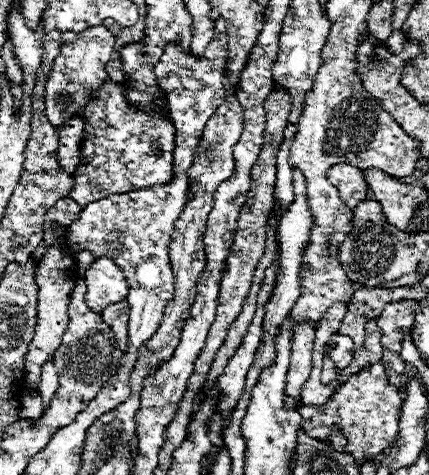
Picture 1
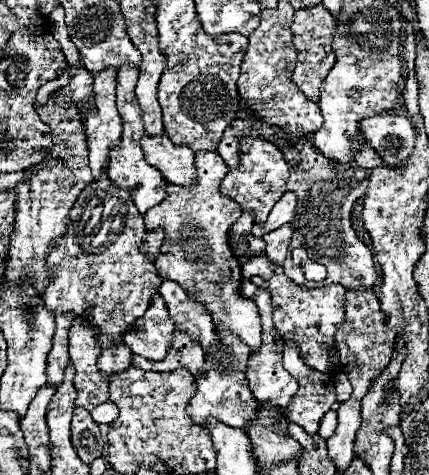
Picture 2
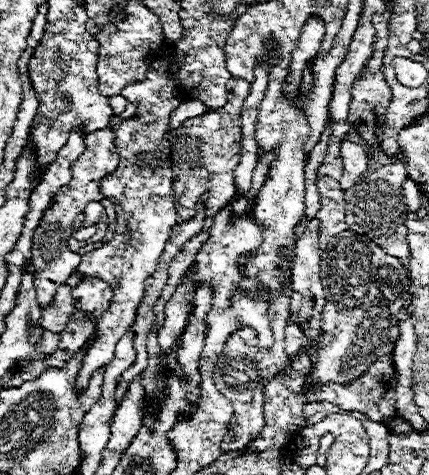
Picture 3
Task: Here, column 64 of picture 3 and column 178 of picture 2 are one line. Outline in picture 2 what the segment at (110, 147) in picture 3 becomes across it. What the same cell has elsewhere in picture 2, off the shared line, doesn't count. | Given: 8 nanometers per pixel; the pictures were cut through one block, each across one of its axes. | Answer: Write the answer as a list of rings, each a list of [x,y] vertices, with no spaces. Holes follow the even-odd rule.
[[[218,152],[194,154],[196,182],[192,188],[180,188],[166,182],[166,198],[156,208],[144,214],[146,230],[164,228],[166,242],[172,244],[168,254],[156,258],[156,268],[162,278],[170,278],[188,290],[188,296],[202,302],[214,320],[214,326],[226,326],[234,336],[240,336],[244,344],[252,348],[252,354],[260,348],[260,316],[256,304],[240,294],[242,268],[228,244],[230,226],[240,218],[240,206],[228,196],[220,194],[220,180],[228,174],[228,166]]]

